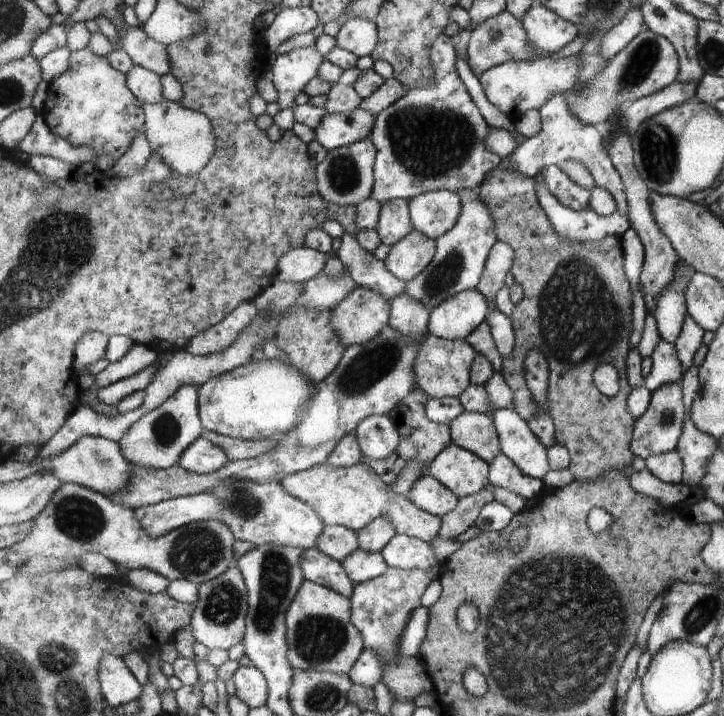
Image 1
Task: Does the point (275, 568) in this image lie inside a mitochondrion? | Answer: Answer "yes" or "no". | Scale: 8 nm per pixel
yes

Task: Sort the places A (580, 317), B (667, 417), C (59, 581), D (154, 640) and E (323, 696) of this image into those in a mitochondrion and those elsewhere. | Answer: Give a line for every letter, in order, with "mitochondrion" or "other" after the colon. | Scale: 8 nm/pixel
A: mitochondrion
B: mitochondrion
C: other
D: other
E: mitochondrion

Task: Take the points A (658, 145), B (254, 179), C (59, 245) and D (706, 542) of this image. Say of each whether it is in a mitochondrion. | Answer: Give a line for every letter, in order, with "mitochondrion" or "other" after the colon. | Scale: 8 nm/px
A: mitochondrion
B: other
C: mitochondrion
D: other

